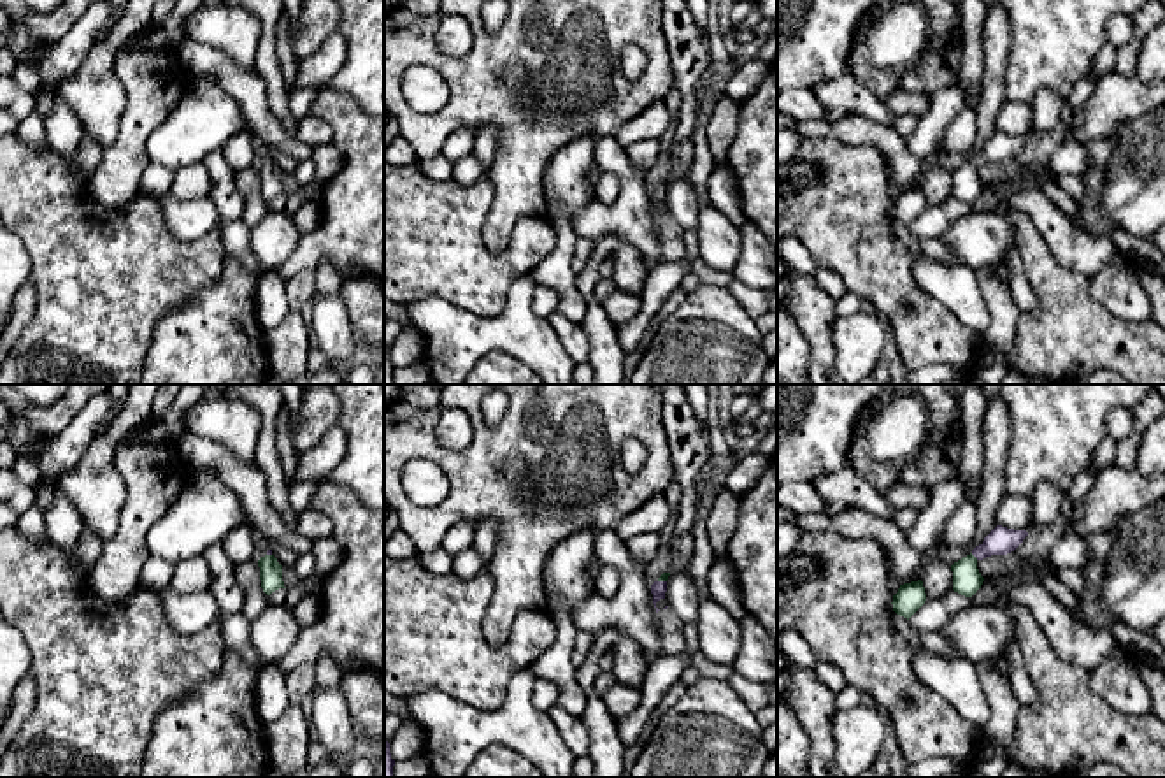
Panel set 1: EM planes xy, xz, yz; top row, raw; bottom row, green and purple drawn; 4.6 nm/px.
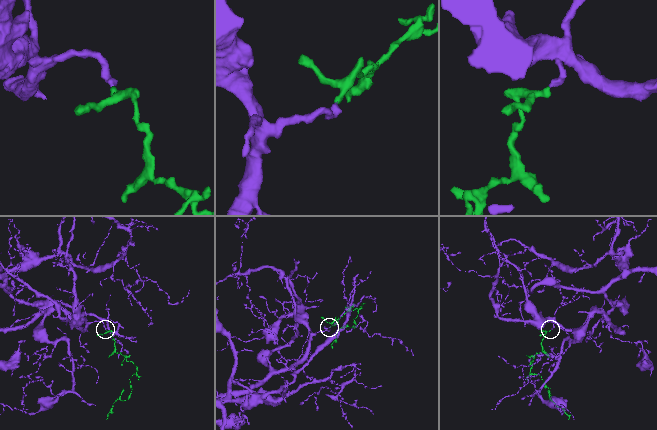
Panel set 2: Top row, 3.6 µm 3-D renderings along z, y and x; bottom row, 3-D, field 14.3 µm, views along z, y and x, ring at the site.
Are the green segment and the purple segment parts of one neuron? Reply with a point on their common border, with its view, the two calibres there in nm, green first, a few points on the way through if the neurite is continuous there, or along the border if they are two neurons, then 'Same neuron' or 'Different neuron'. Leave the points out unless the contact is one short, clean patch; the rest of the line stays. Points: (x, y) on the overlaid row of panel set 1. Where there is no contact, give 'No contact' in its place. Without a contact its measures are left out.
Touches green at yz (972, 555). Thickness 140 nm (green) against 130 nm. Path across: yz (967, 580), (967, 566), (972, 555), (1000, 541). Same neuron

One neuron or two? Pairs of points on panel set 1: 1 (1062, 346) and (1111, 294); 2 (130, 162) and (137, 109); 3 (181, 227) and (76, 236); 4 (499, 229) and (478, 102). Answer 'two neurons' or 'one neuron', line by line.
1: two neurons
2: one neuron
3: two neurons
4: one neuron

